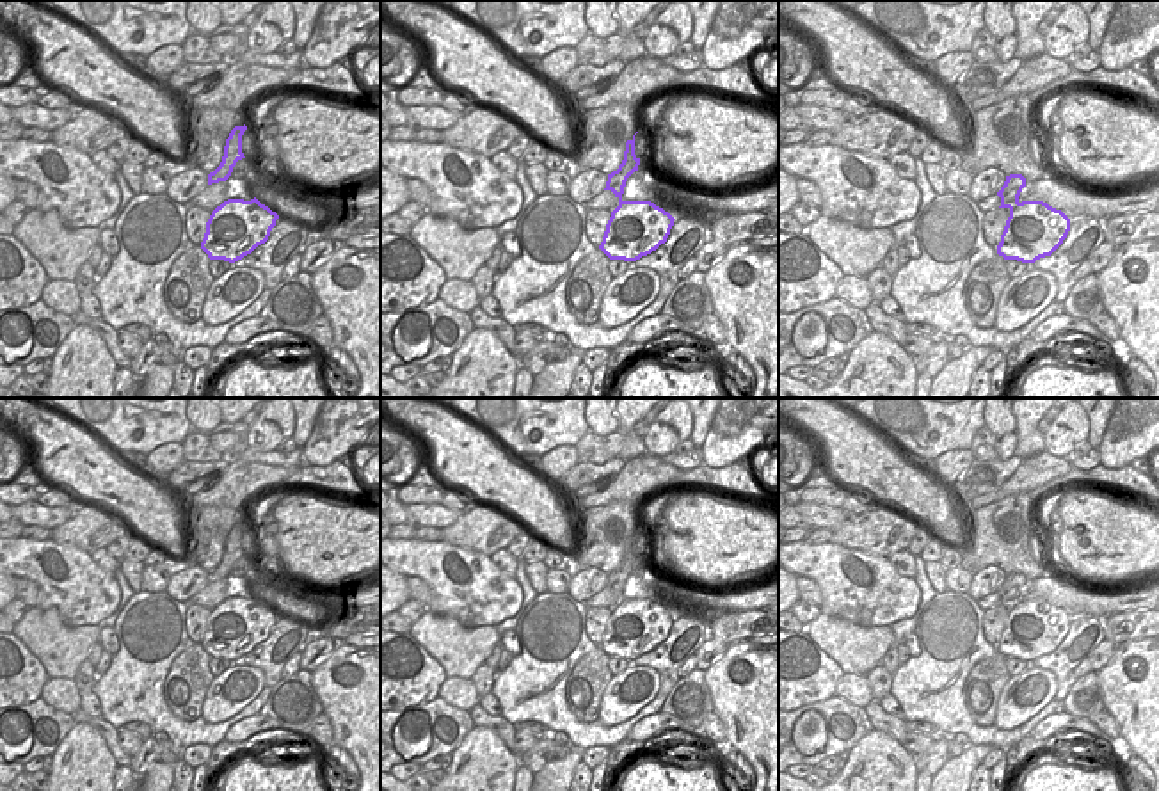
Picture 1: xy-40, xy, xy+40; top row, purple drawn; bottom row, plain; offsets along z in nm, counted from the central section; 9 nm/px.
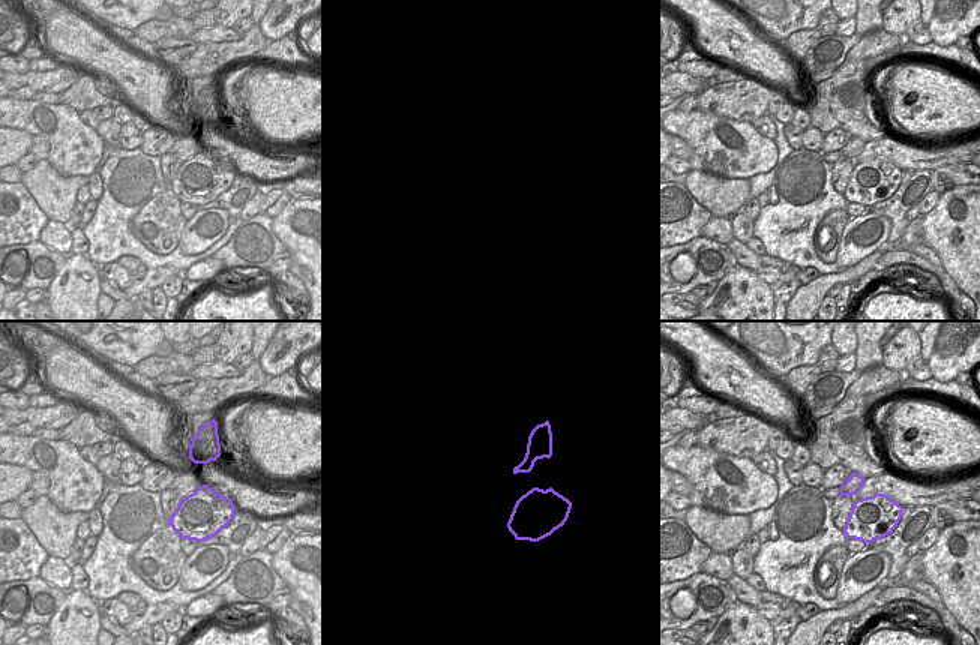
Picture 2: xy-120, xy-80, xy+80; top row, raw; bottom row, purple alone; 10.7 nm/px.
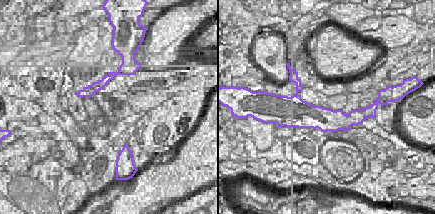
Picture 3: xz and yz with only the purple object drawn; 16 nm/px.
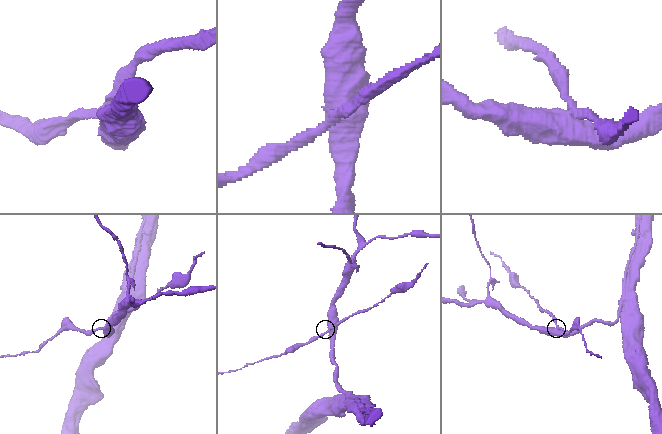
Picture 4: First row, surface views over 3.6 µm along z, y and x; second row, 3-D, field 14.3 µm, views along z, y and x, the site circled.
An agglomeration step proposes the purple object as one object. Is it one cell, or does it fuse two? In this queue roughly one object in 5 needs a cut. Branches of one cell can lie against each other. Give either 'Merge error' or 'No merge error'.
Merge error

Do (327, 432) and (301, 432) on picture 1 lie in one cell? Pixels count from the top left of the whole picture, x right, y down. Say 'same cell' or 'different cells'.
different cells

